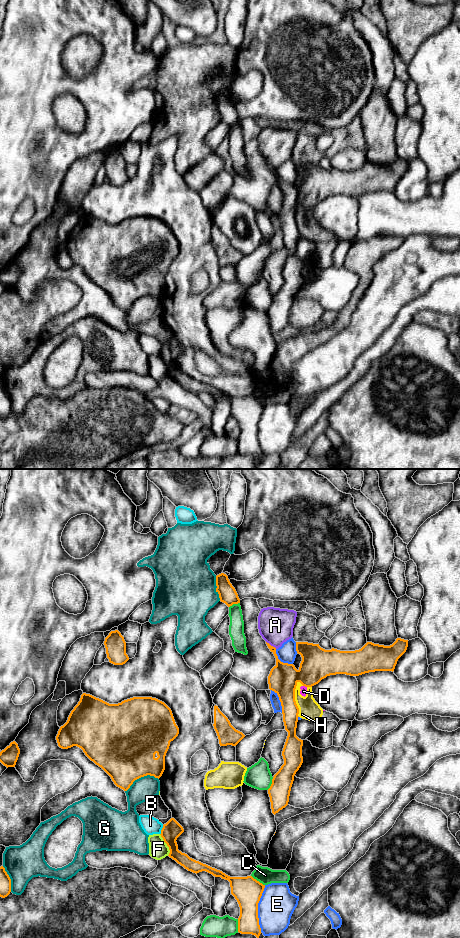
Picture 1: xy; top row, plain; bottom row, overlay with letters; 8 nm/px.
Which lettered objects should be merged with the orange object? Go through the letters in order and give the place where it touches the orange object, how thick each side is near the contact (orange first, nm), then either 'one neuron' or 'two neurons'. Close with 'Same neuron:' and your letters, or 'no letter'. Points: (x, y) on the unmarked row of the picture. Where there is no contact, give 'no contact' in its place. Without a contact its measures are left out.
A: xy (270, 165) | 180/280 nm | two neurons
B: xy (161, 350) | 150/140 nm | two neurons
C: xy (258, 401) | 220/140 nm | two neurons
D: xy (305, 206) | 260/50 nm | two neurons
E: xy (257, 428) | 220/280 nm | two neurons
F: xy (167, 365) | 150/160 nm | two neurons
G: xy (141, 296) | 480/190 nm | two neurons
H: xy (294, 219) | 240/170 nm | two neurons
Same neuron: no letter

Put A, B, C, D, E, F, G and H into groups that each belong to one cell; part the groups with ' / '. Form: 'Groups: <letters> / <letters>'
Groups: A / B / C / D H / E / F / G

